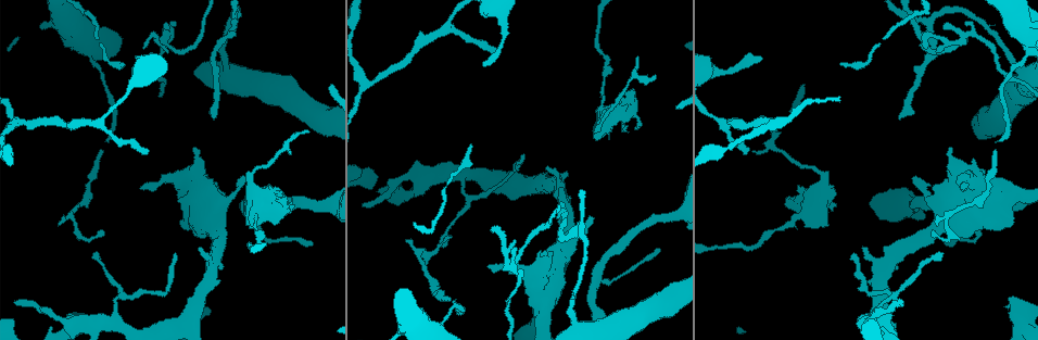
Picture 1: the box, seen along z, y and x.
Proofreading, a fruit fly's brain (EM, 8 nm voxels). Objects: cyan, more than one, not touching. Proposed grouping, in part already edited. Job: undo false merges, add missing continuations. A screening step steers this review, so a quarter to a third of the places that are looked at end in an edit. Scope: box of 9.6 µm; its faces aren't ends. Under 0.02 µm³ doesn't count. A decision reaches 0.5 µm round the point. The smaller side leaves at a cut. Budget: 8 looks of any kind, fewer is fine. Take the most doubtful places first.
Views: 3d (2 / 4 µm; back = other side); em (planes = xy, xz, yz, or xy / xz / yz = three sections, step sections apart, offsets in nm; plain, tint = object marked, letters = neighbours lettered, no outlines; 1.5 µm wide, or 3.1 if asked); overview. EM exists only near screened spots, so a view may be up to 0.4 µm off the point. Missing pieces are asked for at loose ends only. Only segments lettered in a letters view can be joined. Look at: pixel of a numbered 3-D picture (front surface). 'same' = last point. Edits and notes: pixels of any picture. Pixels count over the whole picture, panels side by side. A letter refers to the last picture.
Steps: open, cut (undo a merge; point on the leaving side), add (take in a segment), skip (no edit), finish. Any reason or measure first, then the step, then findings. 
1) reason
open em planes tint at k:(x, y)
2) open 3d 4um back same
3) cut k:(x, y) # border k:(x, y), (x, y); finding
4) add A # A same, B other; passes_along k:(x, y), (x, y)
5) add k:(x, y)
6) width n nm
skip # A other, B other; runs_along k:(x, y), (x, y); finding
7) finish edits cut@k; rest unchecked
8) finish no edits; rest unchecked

thin end
open 3d 2um at 1:(559, 203)

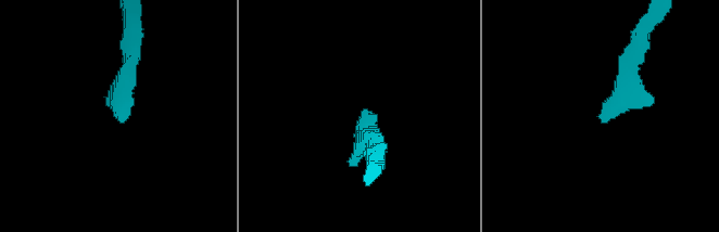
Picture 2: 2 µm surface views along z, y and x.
open em yz step 8 letters at 2:(118, 112)

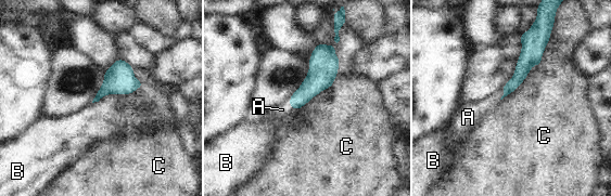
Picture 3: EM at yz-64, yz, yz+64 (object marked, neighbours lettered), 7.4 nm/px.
another direction
open em planes letters same

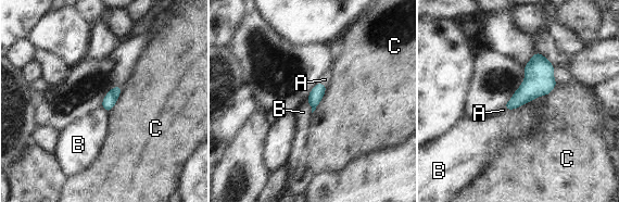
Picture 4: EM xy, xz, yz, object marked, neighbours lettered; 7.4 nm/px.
width 90 nm
add 4:(325, 79) # A same, B other, C other; the cell continues

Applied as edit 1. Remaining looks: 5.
see it whole again
open overview

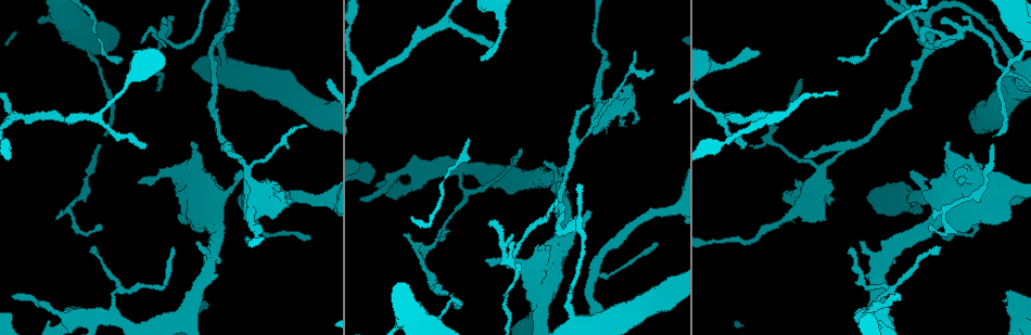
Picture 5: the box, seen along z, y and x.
an open end
open em xz step 4 tint at 5:(743, 145)

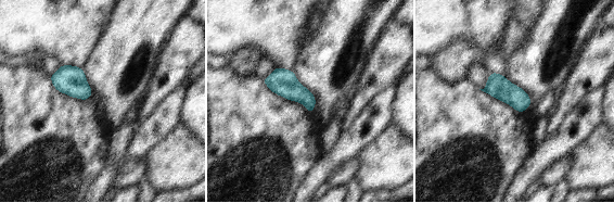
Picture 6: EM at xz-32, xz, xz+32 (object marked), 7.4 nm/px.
another direction
open em planes letters same

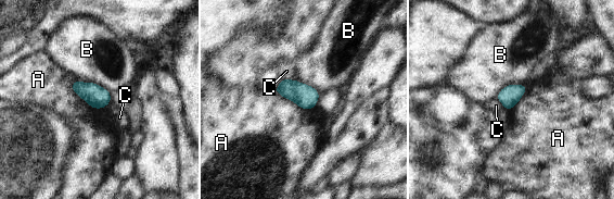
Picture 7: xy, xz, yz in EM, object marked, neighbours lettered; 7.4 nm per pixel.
skip # A other, B other, C other; border 7:(71, 84), (91, 107), (105, 107); none of them fits

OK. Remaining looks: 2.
finish edits add@4; rest unchecked

